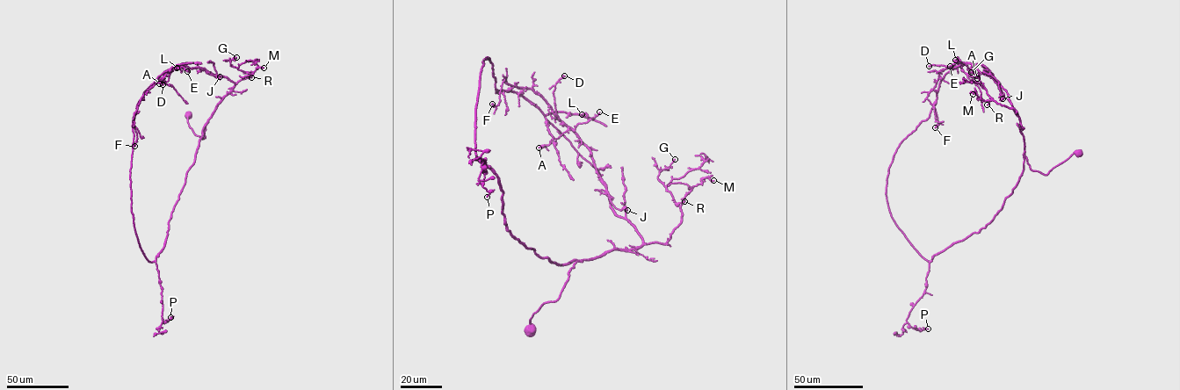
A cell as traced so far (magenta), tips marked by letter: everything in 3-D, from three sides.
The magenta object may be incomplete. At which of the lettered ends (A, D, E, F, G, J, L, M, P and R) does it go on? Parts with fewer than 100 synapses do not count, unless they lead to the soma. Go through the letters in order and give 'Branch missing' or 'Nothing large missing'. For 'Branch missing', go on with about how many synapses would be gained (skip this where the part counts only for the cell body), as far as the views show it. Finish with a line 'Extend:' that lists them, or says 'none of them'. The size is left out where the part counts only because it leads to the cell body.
A: Nothing large missing
D: Nothing large missing
E: Nothing large missing
F: Nothing large missing
G: Nothing large missing
J: Nothing large missing
L: Nothing large missing
M: Nothing large missing
P: Nothing large missing
R: Nothing large missing
Extend: none of them

